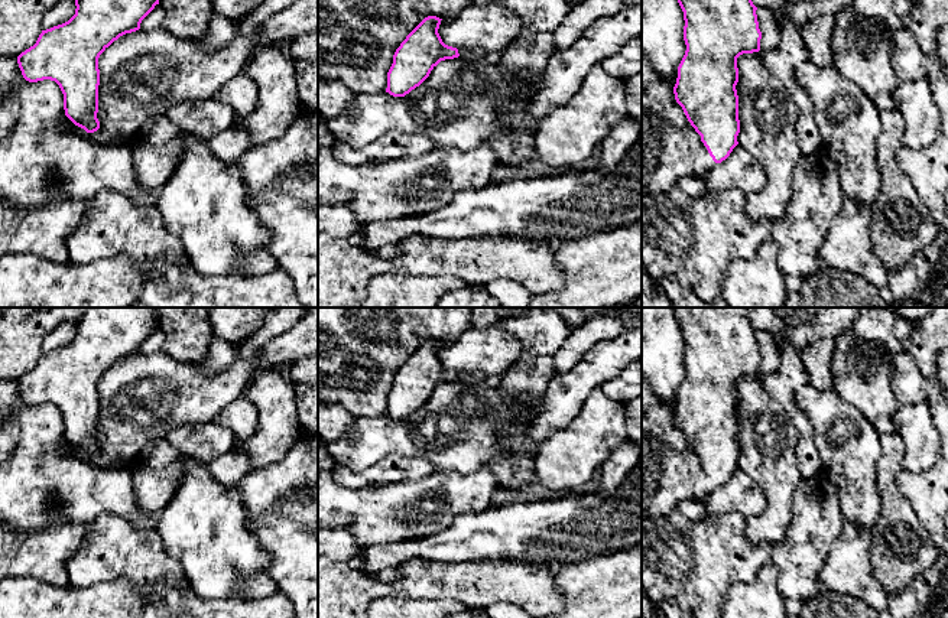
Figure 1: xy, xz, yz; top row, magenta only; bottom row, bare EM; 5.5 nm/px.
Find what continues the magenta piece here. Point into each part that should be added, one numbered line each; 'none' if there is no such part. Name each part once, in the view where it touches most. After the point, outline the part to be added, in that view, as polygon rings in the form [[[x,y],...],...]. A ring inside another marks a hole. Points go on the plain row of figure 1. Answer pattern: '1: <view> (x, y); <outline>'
1: yz (668, 477); [[[642,433],[642,520],[666,517],[682,501],[699,501],[714,489],[715,485],[694,451],[678,452],[660,439]]]

